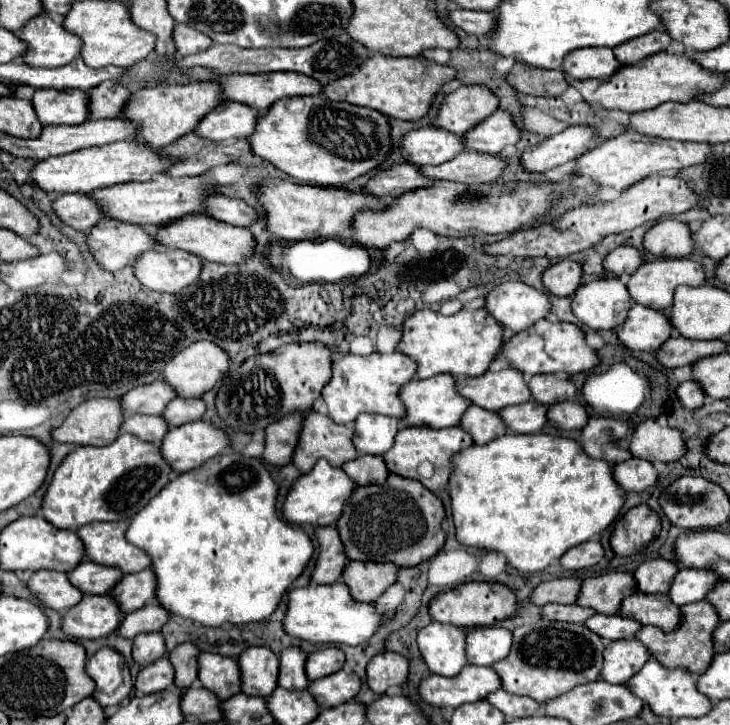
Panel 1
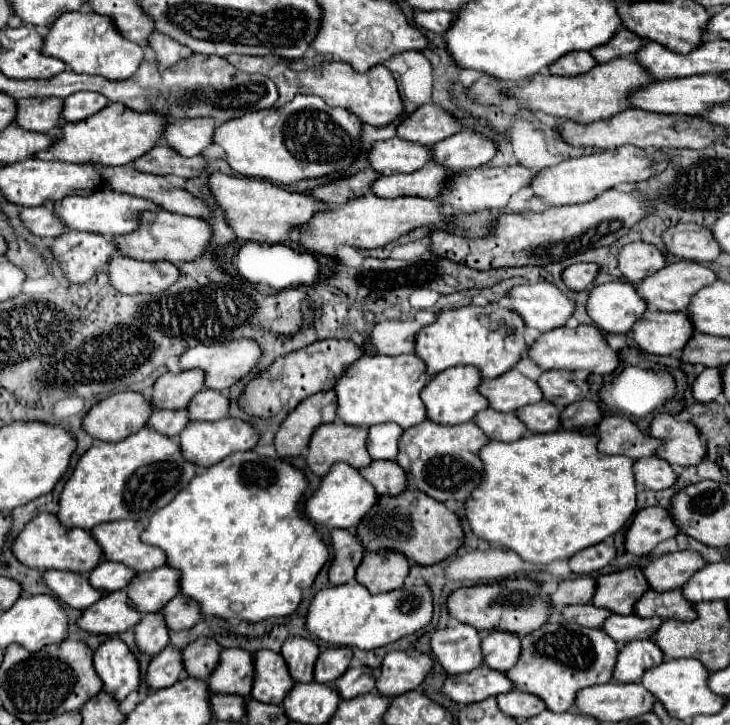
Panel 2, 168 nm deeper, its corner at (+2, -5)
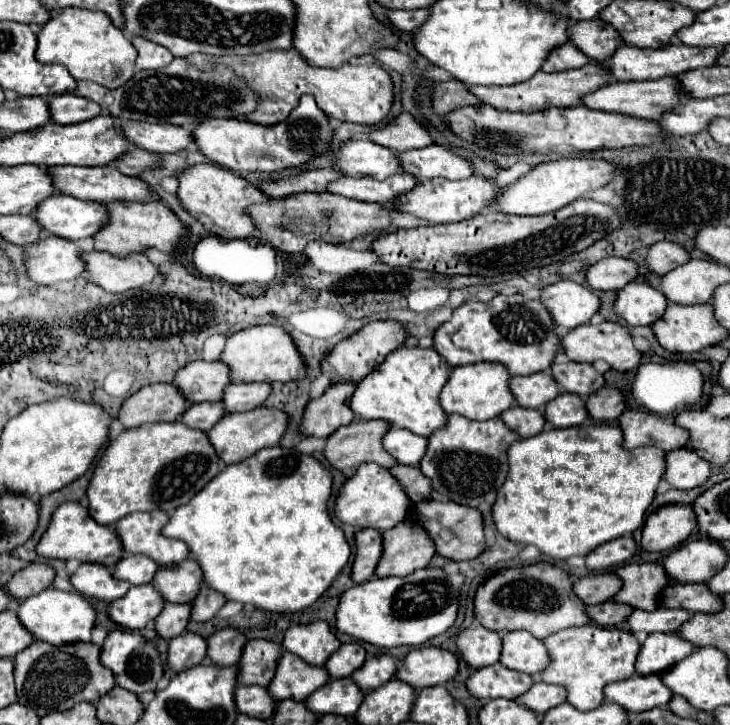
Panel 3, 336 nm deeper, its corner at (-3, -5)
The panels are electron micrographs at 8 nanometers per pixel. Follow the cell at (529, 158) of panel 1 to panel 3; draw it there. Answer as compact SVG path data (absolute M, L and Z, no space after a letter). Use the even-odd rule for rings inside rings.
M470 176L466 180L426 180L420 182L416 188L412 188L410 192L398 196L396 200L388 202L396 212L406 212L412 214L418 220L424 220L428 224L450 224L450 222L460 222L470 218L472 214L478 214L486 208L490 208L490 200L494 200L494 196L498 196L498 186L494 186L488 178L480 178L480 176Z

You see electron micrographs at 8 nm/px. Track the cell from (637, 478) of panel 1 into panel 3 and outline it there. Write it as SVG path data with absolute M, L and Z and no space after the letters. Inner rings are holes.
M674 450L666 454L668 466L664 480L670 482L674 488L690 490L696 486L702 486L712 476L712 464L704 458L700 458L694 450Z

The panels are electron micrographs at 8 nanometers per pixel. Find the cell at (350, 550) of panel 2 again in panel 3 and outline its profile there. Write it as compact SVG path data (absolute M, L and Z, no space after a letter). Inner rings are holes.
M364 528L356 532L356 560L352 566L352 580L364 584L374 576L374 570L382 558L382 532Z

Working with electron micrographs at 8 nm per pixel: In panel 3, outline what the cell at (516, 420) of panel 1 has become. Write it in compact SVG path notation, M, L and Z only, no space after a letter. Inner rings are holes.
M560 394L544 408L546 420L554 428L570 428L584 424L590 416L586 410L586 400L576 394Z

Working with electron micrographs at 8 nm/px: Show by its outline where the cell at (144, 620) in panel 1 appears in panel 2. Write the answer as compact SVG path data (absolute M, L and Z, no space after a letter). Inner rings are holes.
M175 596L173 600L169 600L161 614L169 630L191 628L201 618L201 614L197 612L197 604L193 604L193 600L185 600L183 596Z

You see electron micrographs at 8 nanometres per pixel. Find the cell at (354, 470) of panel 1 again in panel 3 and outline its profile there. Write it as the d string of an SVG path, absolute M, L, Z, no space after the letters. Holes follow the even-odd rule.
M398 464L390 472L400 480L400 484L404 486L406 494L410 496L410 500L414 504L432 498L432 482L420 472L418 466L402 466L402 464Z

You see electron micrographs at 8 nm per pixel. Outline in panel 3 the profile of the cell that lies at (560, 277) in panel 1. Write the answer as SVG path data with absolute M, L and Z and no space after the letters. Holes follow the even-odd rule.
M604 258L590 266L586 280L594 290L622 290L626 284L638 278L638 264L628 258Z

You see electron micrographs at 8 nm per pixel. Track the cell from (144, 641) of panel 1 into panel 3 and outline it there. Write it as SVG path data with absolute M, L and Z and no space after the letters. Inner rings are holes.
M166 604L162 614L156 618L156 632L170 640L186 630L186 624L190 622L190 608L192 604Z

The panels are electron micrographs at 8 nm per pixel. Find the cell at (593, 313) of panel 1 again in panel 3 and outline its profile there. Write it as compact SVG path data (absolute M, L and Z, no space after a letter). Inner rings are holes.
M646 282L628 284L622 292L618 292L618 300L614 304L616 312L630 326L652 326L664 316L666 306L666 296Z

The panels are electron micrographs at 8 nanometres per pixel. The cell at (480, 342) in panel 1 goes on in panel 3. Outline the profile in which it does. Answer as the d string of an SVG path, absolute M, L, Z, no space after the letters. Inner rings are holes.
M496 294L488 302L466 302L454 310L452 318L444 322L434 334L434 348L448 364L476 364L500 362L506 364L510 374L536 374L552 366L560 348L554 318L540 300L526 300L522 294Z

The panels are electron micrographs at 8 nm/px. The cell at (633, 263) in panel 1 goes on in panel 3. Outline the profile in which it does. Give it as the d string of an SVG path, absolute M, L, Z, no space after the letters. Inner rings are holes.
M658 242L658 244L650 246L650 252L648 252L650 270L656 274L662 274L662 276L674 268L686 264L688 260L690 260L690 252L674 242Z

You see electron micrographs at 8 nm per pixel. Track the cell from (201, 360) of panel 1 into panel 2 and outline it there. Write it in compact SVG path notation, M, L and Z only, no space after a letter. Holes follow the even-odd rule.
M235 340L229 344L199 344L179 358L181 370L203 370L205 388L227 390L243 378L259 360L259 348L253 340Z

